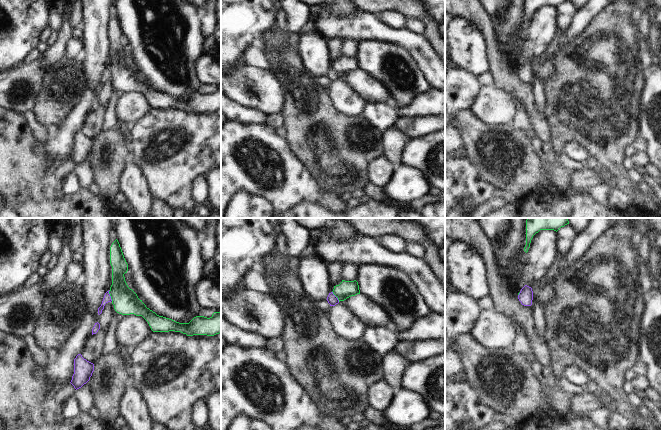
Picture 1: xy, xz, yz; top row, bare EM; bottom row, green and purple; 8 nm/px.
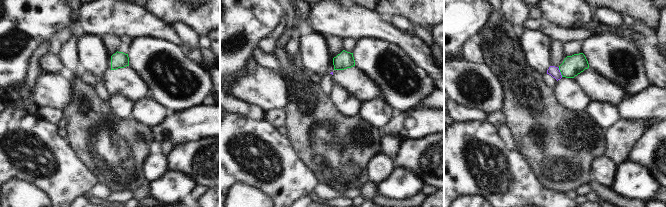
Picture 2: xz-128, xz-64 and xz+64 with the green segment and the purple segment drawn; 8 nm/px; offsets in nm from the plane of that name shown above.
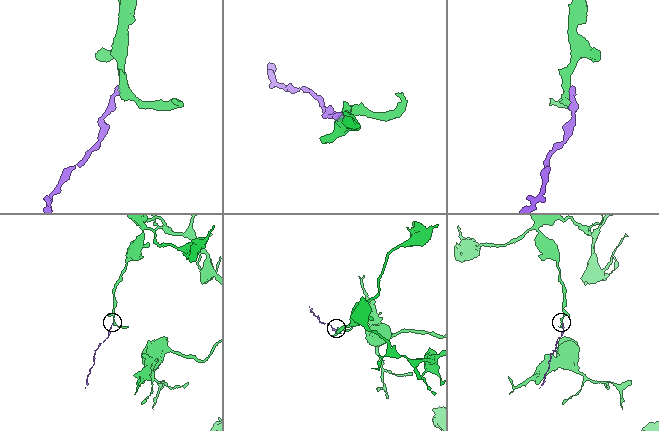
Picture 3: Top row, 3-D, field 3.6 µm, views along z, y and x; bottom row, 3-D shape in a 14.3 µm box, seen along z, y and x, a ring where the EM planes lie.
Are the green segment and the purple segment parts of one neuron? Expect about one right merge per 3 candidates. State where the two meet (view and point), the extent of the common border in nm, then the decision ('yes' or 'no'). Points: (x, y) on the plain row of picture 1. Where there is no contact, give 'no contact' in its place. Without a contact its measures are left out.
xy (110, 71) | 90 nm | no

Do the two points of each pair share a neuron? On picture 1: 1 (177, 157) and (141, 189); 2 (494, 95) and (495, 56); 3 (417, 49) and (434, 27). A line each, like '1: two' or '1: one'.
1: two
2: two
3: two

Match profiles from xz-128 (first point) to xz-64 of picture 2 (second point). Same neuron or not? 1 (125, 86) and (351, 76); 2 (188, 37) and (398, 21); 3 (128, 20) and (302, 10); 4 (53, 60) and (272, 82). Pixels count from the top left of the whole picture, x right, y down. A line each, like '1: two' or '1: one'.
1: one
2: one
3: two
4: two

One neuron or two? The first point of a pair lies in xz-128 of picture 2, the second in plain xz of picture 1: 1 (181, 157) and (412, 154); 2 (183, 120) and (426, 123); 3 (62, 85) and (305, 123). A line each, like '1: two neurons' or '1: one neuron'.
1: one neuron
2: one neuron
3: two neurons

